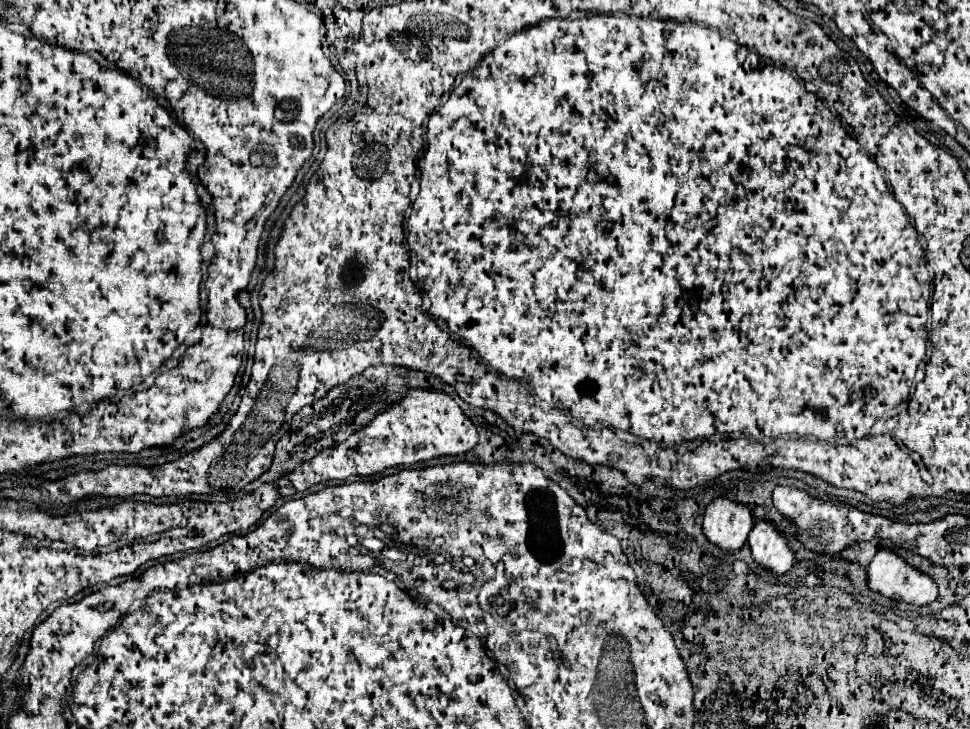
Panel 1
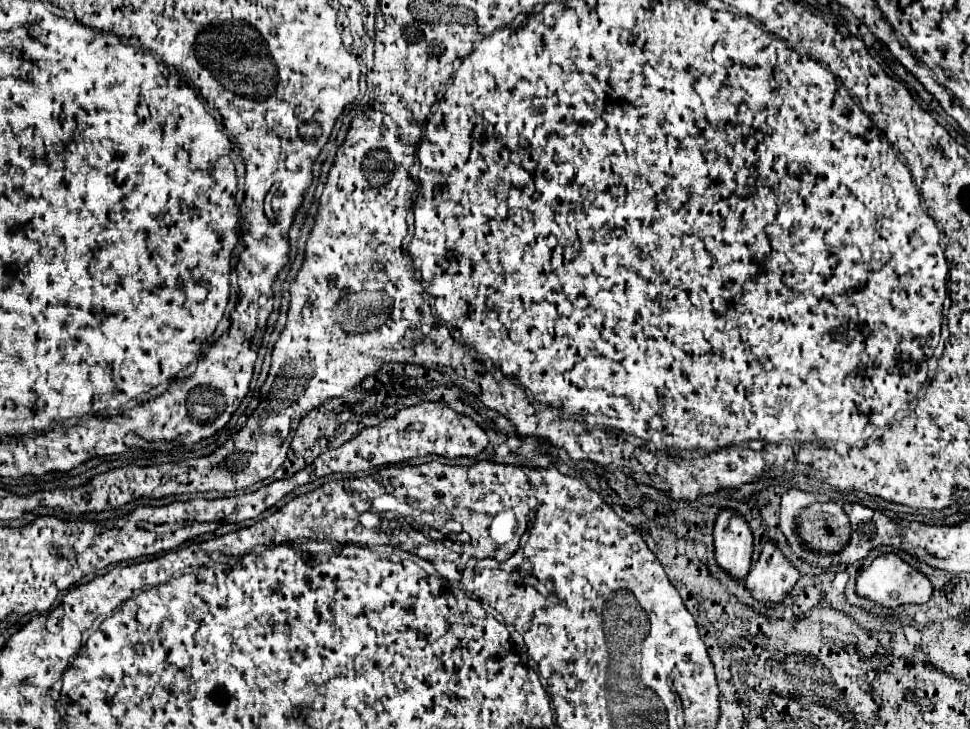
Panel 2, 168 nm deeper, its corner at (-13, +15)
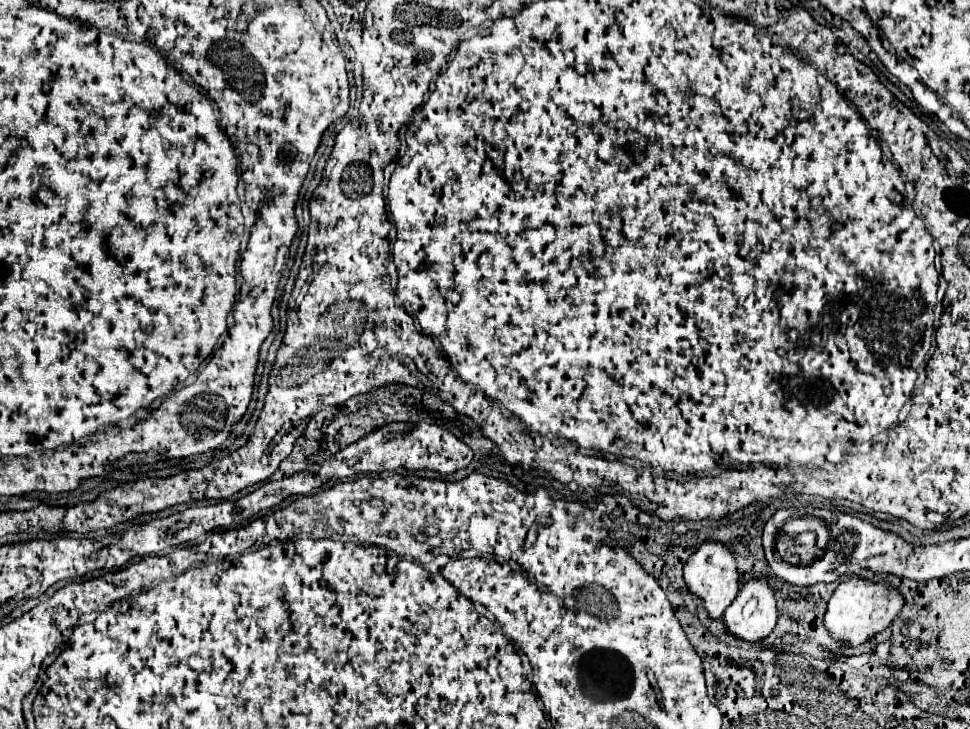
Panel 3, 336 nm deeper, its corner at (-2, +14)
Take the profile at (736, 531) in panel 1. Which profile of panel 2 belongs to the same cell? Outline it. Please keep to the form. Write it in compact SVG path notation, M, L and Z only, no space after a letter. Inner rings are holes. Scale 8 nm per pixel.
M721 509L715 521L715 559L731 577L745 579L751 567L753 533L747 519L735 509Z

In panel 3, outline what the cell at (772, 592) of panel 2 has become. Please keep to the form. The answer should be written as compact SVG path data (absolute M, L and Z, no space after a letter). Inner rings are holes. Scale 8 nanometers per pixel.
M766 580L746 582L722 618L728 634L750 644L768 638L776 626L776 620L776 598Z

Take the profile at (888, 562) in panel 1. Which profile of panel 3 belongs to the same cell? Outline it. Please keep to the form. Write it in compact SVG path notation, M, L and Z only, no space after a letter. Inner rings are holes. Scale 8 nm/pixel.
M850 578L838 584L834 594L830 596L824 614L824 628L842 646L858 648L870 638L874 638L878 632L886 630L892 624L892 620L898 616L902 606L904 606L904 598L894 588L874 584L862 578Z

